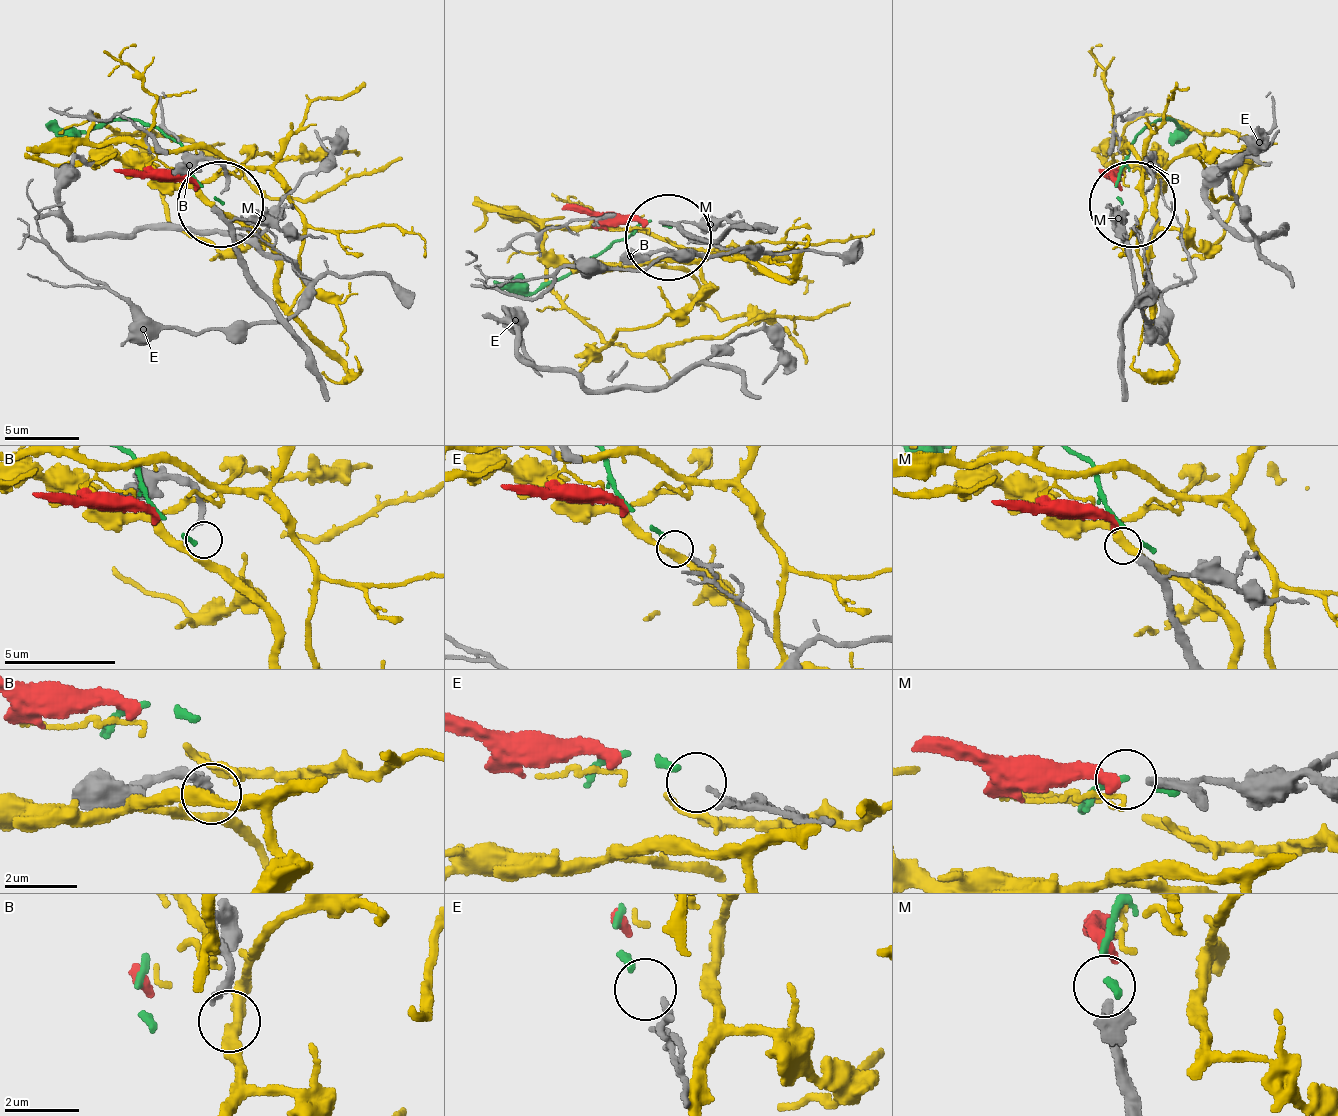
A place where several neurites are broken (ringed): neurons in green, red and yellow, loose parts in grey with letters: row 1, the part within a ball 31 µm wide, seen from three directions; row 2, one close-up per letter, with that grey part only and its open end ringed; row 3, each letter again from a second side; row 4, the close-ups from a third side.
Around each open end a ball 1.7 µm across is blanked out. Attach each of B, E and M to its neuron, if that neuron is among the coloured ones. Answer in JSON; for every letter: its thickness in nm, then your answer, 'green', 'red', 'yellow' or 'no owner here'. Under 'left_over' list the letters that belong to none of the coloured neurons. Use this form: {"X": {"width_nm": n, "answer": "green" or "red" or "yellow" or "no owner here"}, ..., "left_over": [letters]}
{"B": {"width_nm": 240, "answer": "no owner here"}, "E": {"width_nm": 180, "answer": "green"}, "M": {"width_nm": 300, "answer": "red"}, "left_over": ["B"]}

